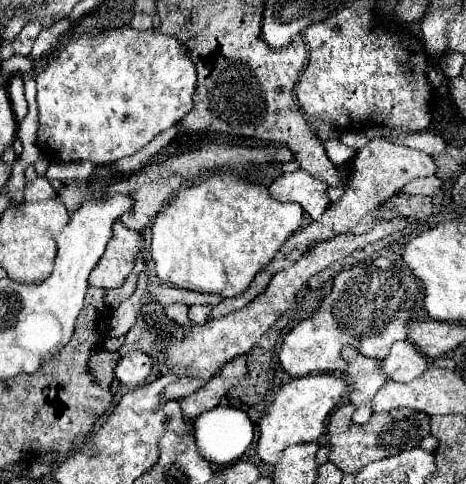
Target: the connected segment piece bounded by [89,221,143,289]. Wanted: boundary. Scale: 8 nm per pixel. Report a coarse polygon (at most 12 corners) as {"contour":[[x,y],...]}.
{"contour":[[115,221],[89,285],[121,287],[143,247],[141,233]]}

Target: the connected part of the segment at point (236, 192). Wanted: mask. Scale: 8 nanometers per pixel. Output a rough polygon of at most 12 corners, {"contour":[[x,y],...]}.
{"contour":[[217,171],[151,227],[157,277],[237,297],[299,203]]}

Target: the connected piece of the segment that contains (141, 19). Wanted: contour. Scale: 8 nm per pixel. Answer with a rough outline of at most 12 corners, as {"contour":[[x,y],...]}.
{"contour":[[147,13],[135,15],[129,27],[135,31],[147,31],[153,21]]}

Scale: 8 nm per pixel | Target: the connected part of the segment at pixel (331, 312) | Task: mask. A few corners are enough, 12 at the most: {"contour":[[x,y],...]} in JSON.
{"contour":[[359,247],[317,313],[285,337],[291,377],[345,371],[353,345],[385,359],[407,339],[421,285]]}

